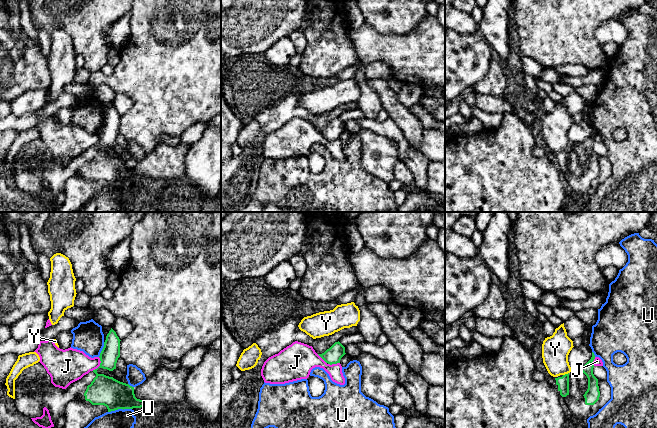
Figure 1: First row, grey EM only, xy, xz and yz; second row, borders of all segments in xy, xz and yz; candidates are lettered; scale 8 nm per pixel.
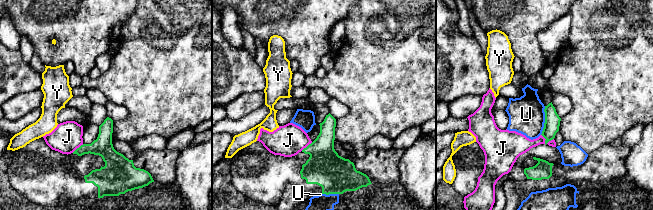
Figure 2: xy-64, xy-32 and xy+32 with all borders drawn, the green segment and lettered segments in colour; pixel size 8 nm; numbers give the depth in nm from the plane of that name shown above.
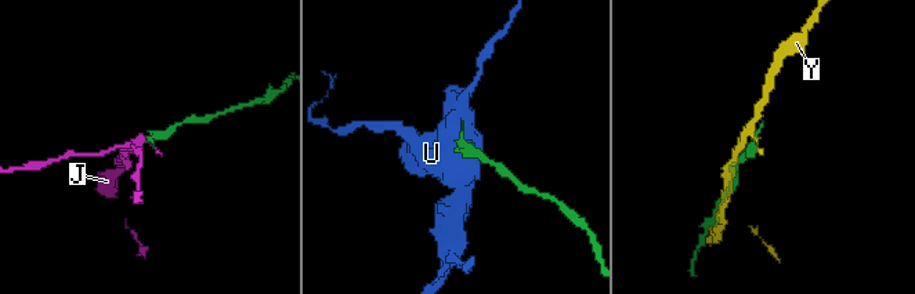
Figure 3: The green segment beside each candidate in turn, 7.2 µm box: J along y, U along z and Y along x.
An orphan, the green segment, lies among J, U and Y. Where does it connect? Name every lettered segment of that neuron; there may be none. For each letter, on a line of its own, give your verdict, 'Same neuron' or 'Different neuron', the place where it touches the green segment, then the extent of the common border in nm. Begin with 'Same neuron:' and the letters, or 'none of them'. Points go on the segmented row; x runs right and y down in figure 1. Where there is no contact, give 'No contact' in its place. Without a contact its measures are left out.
Same neuron: none of them
J: Different neuron. Touches green at xy (100, 365). Shared border 130 nm
U: Different neuron. Touches green at xy (119, 408). Shared border 190 nm
Y: Different neuron. Touches green at yz (565, 374). Shared border 50 nm

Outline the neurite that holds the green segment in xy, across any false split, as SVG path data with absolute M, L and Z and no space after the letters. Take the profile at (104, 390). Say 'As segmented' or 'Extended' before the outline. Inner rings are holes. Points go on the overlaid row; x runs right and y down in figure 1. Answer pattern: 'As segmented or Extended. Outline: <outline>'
Extended. Outline: M38 362L24 369L15 380L15 406L30 418L41 417L46 407L54 425L65 415L71 401L104 405L108 412L147 406L143 400L135 397L134 387L113 377L98 374L97 370L90 371L62 389L51 383L50 375Z

